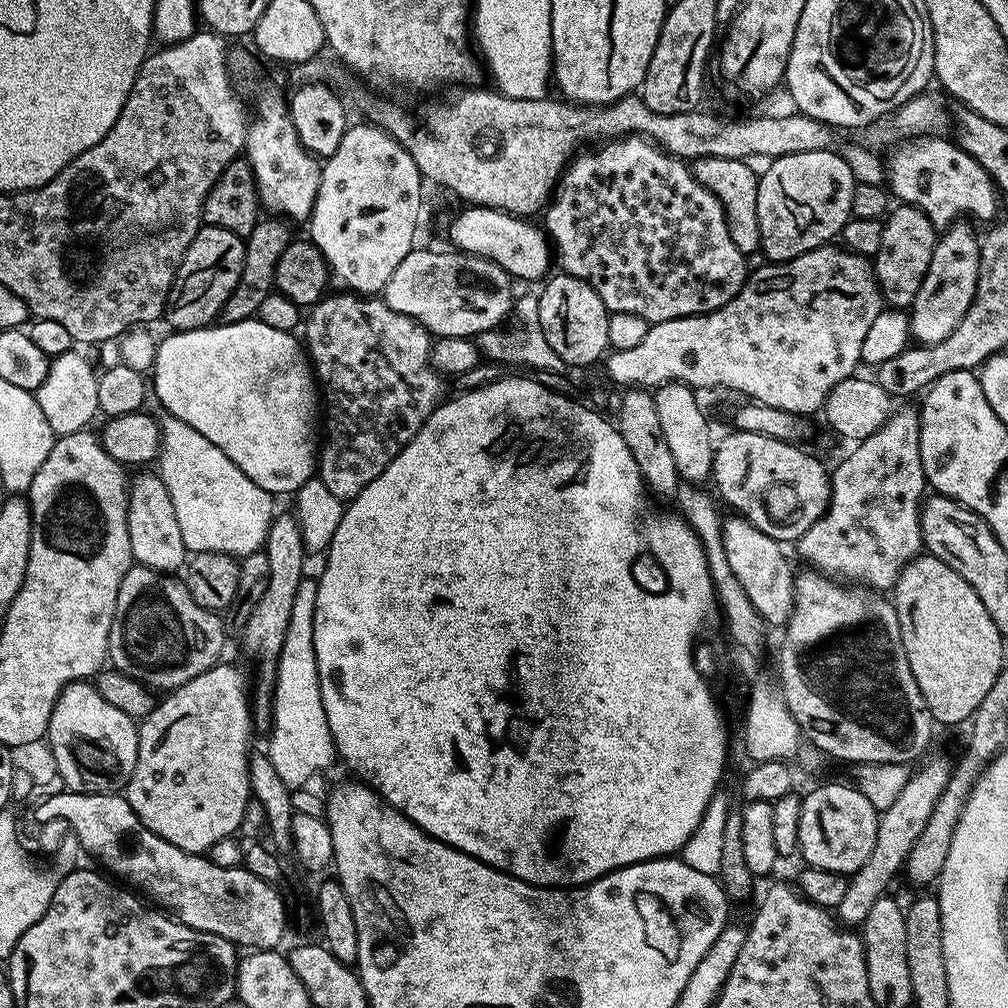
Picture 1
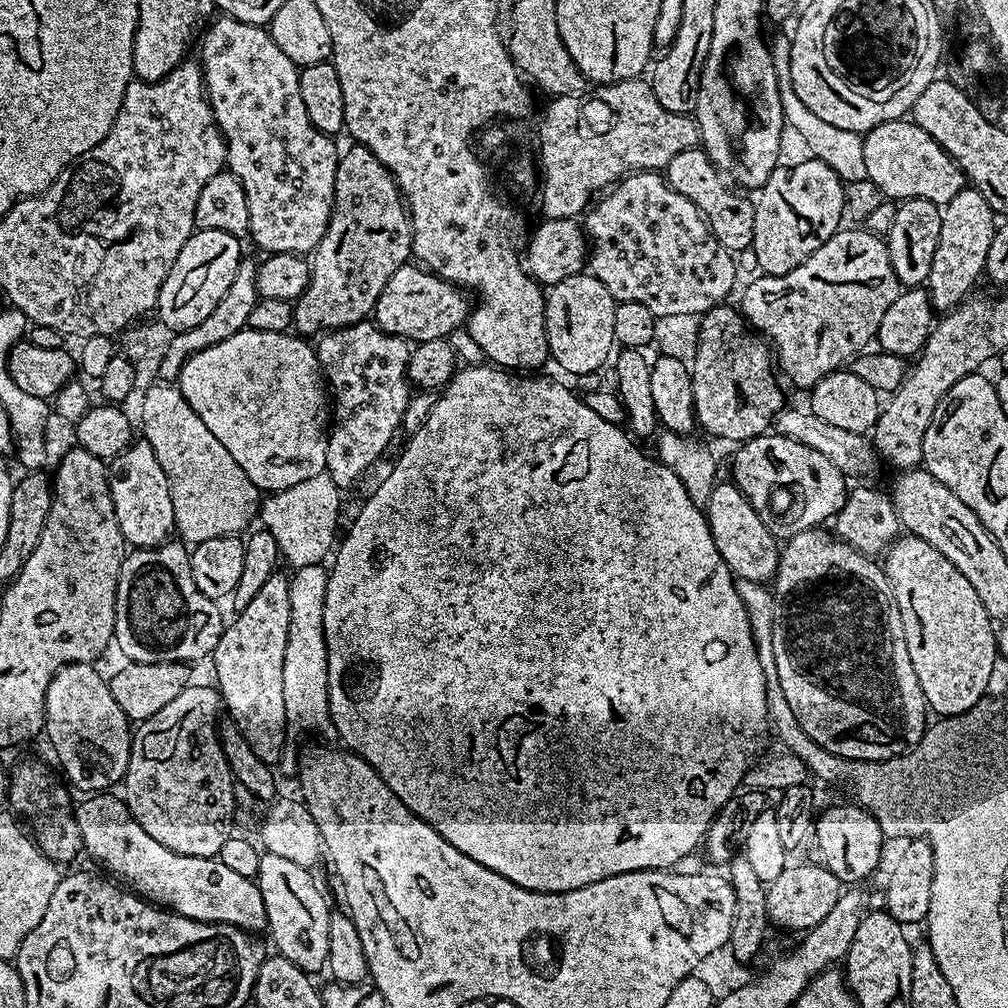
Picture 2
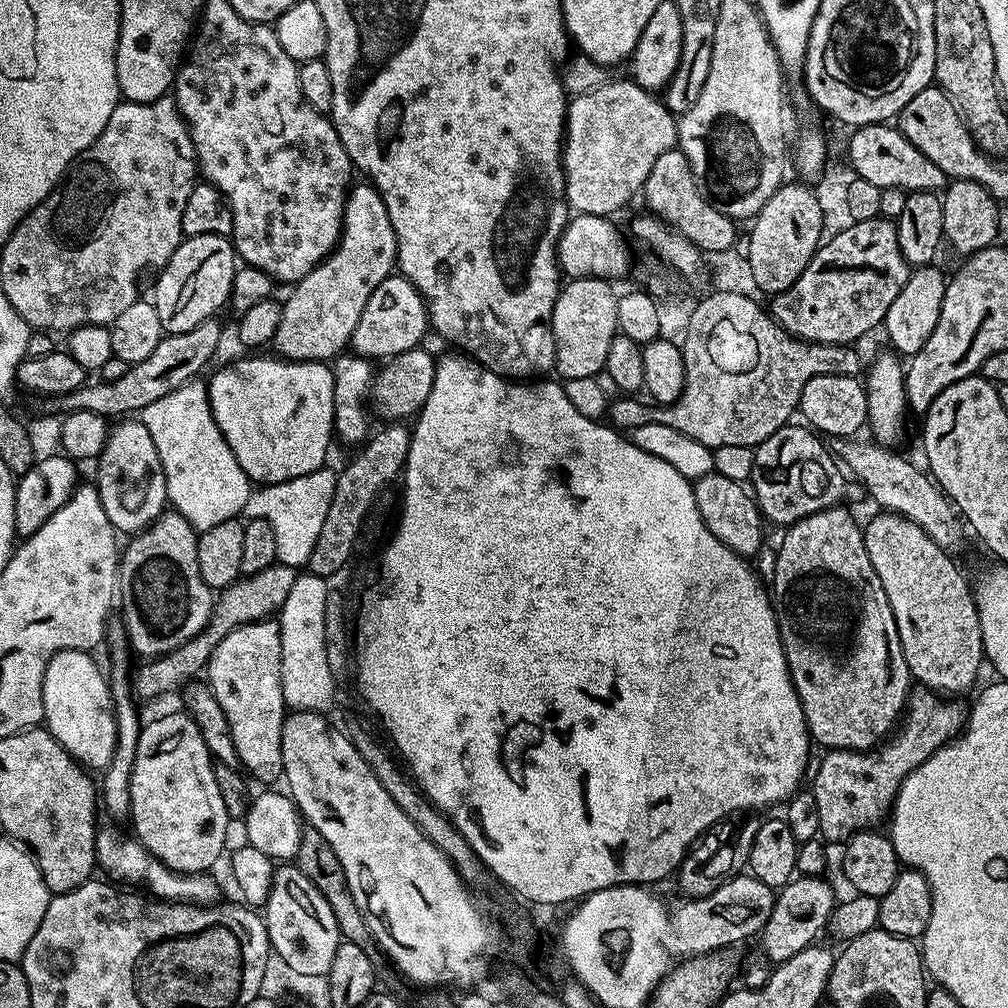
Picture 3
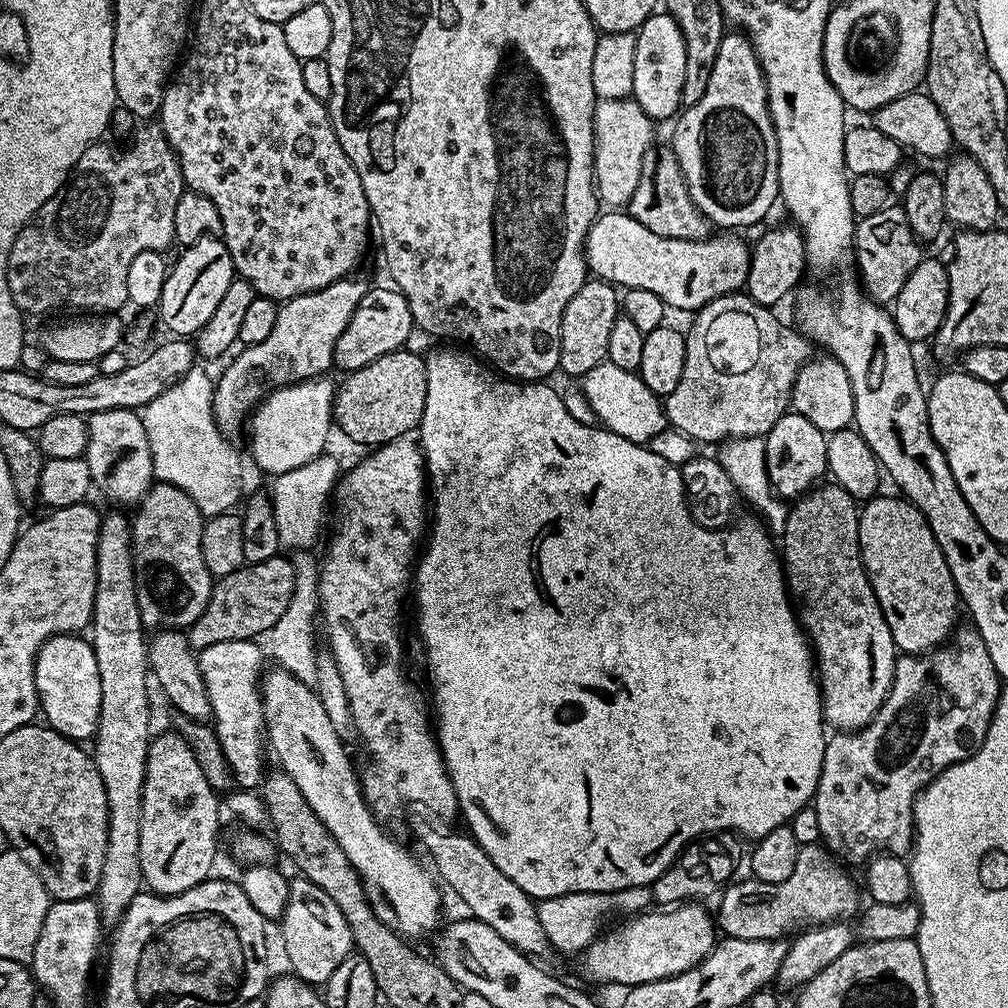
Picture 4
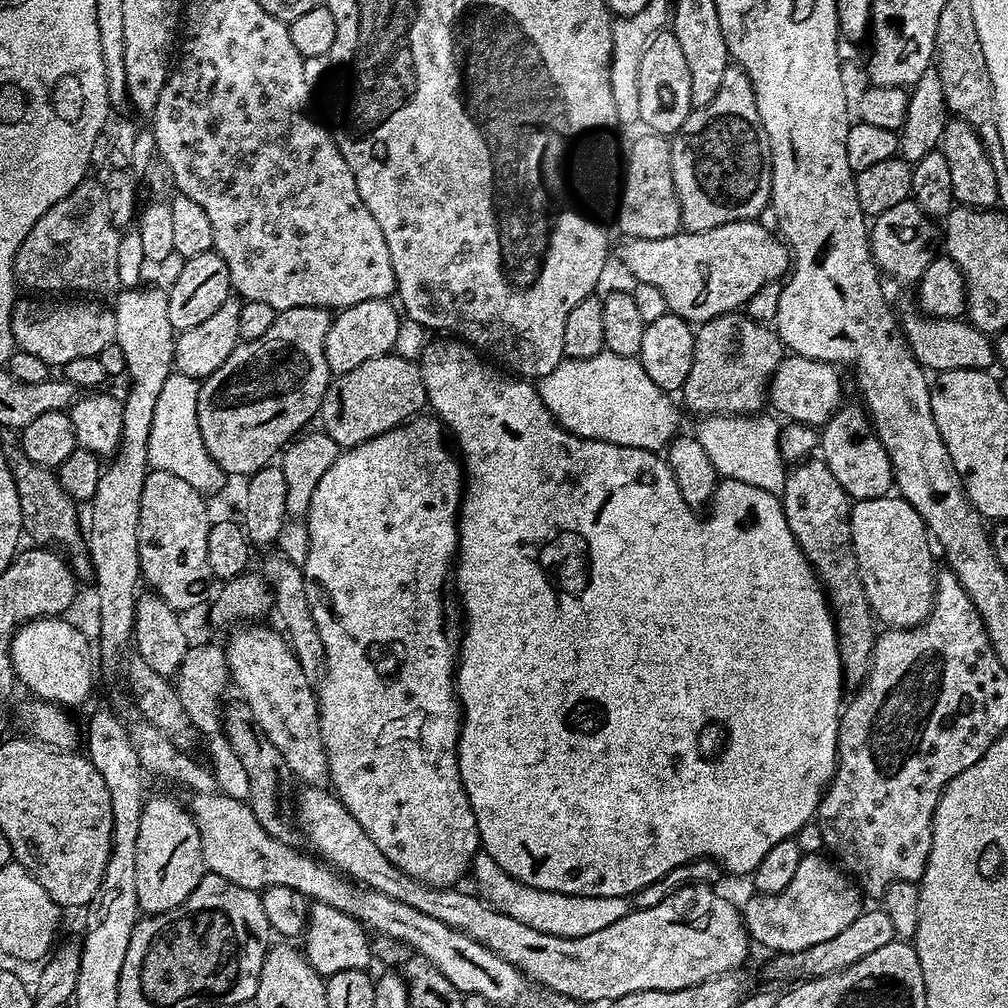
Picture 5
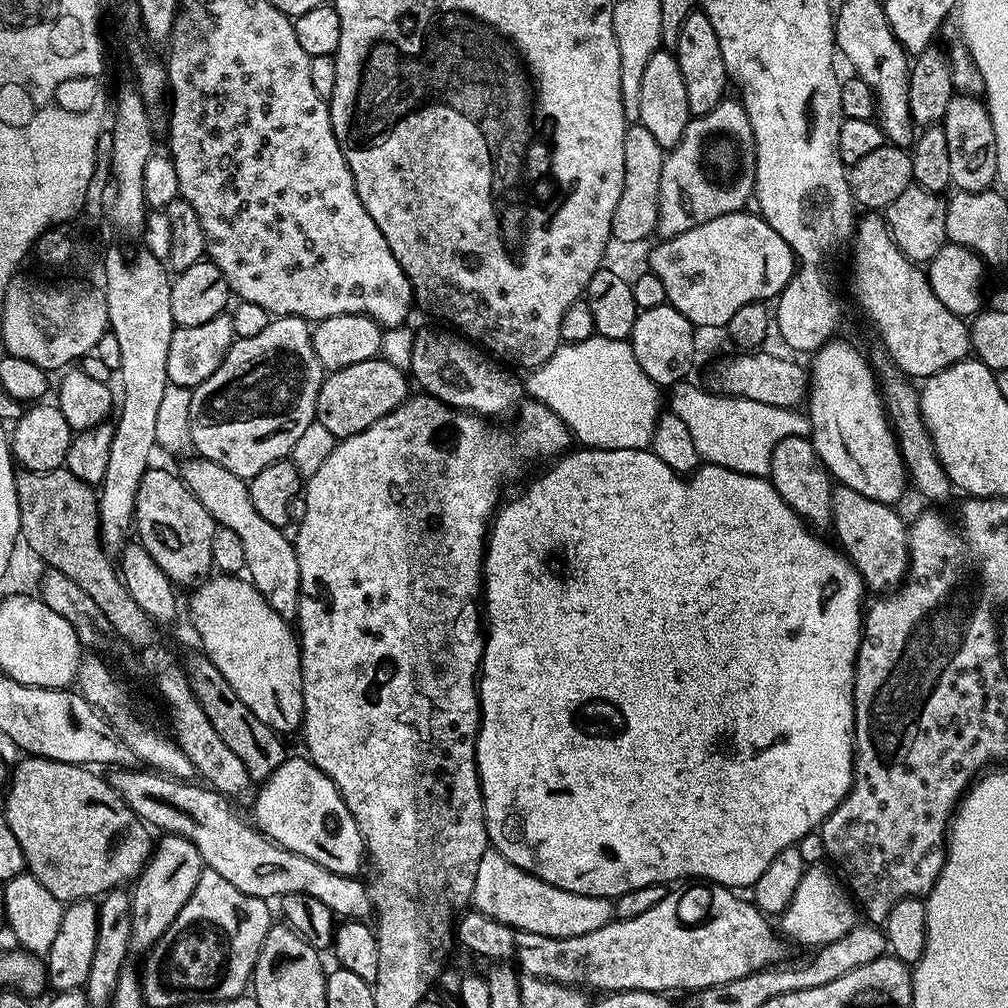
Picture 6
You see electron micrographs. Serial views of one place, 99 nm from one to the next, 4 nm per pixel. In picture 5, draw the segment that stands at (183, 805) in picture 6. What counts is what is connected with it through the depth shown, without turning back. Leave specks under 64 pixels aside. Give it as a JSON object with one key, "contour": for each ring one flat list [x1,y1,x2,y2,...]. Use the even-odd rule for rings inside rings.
{"contour":[[198,793,191,799,190,811,200,831,208,872,253,890,290,886,290,890,298,890,309,901,334,906,334,910,342,910,342,914,354,918,369,929,374,928,383,937,408,945,413,953,434,962,434,966,438,966,438,970,442,970,442,974,454,982,459,992,482,994,489,1005,520,1004,531,998,529,978,506,962,506,958,482,946,482,942,470,938,462,930,454,930,446,926,446,922,438,922,438,918,430,918,430,914,422,914,422,910,406,906,406,902,386,898,386,894,363,887,321,862,315,855,307,856,299,852,299,847,283,844,278,838,266,834,245,801,221,793]]}

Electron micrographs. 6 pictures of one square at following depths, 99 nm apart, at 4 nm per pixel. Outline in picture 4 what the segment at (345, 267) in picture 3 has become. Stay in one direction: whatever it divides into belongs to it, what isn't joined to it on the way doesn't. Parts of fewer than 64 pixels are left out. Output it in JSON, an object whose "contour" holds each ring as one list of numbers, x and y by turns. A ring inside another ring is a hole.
{"contour":[[356,278,336,280,325,288,283,301,273,332,261,344,241,347,241,352,231,357,228,369,220,380,218,376,212,390,212,409,221,432,233,434,243,424,245,427,250,413,269,392,323,376,333,367,334,346,370,287,369,281,352,279]]}

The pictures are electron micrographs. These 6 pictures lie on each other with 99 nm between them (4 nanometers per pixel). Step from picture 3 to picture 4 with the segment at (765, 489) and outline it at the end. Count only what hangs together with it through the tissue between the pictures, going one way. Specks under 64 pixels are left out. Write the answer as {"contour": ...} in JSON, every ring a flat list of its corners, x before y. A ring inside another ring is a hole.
{"contour":[[791,410,785,412,766,435,766,470,777,496,792,502,811,492,828,472,828,436,810,418]]}

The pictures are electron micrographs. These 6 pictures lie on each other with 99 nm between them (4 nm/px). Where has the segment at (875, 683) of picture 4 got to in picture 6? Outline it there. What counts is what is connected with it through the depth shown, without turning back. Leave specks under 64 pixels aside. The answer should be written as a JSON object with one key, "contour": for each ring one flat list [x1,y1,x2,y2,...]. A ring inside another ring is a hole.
{"contour":[[787,436,774,446,774,454,770,458,768,476,774,490,798,513,813,529,824,530,832,523,832,489,833,477,828,468,818,458,815,446,806,436]]}

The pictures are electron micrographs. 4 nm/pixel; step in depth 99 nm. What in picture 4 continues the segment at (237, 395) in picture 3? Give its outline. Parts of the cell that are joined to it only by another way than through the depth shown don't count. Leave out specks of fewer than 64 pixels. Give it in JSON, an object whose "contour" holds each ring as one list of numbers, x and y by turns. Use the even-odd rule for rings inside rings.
{"contour":[[327,375,317,376,297,384,287,384,284,388,277,388,269,392,251,413,252,460,262,471,269,472,269,477,275,478,286,474,287,471,295,470,325,451,324,443,328,440,328,431,333,431,334,428,332,402,336,398,337,389,337,385,331,384,328,379]]}

